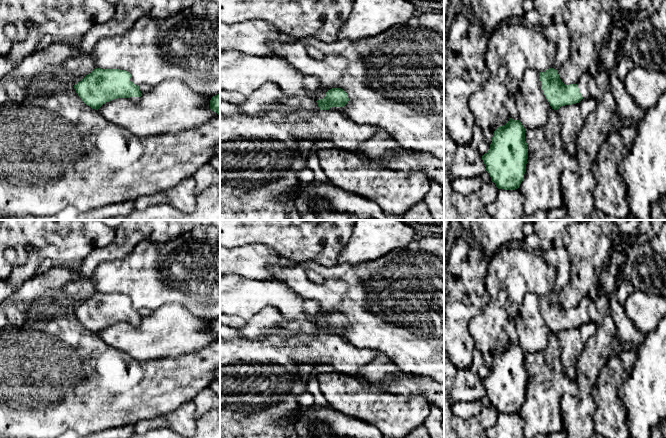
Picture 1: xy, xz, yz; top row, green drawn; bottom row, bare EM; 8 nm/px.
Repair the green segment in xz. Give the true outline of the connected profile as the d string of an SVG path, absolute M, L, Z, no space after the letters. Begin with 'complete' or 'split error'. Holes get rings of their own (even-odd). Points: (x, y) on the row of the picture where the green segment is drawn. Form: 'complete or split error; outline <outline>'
complete; outline M332 88L326 92L323 99L317 100L320 110L329 110L332 107L344 107L349 101L347 93L341 88Z

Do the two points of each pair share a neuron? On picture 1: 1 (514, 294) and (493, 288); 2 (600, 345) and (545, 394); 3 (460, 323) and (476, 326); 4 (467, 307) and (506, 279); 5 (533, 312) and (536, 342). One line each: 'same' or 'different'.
1: same
2: different
3: different
4: different
5: same

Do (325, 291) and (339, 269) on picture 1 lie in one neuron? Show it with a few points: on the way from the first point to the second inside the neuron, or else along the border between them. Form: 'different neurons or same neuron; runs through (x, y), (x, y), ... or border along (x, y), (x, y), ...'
same neuron; runs through (330, 286), (332, 278), (336, 274)

